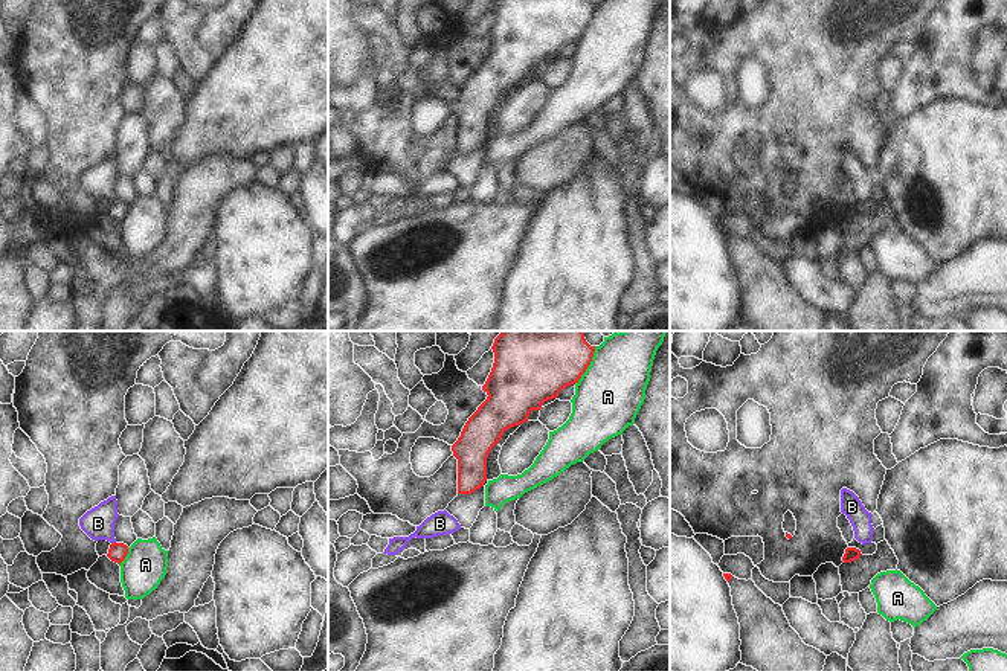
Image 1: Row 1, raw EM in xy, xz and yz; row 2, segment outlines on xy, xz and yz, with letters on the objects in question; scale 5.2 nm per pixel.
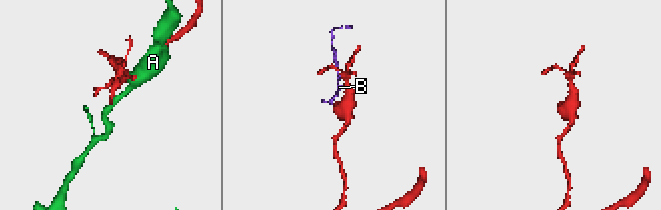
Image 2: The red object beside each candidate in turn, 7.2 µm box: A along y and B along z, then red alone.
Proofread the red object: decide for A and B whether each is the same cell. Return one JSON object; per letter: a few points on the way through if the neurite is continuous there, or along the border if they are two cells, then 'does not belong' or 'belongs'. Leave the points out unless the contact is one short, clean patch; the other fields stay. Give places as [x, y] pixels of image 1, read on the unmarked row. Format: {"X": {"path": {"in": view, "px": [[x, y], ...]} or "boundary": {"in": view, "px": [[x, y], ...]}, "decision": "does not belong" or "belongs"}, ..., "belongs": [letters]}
{"A": {"decision": "does not belong"}, "B": {"boundary": {"in": "xy", "px": [[115, 199], [112, 202]]}, "decision": "does not belong"}, "belongs": []}

